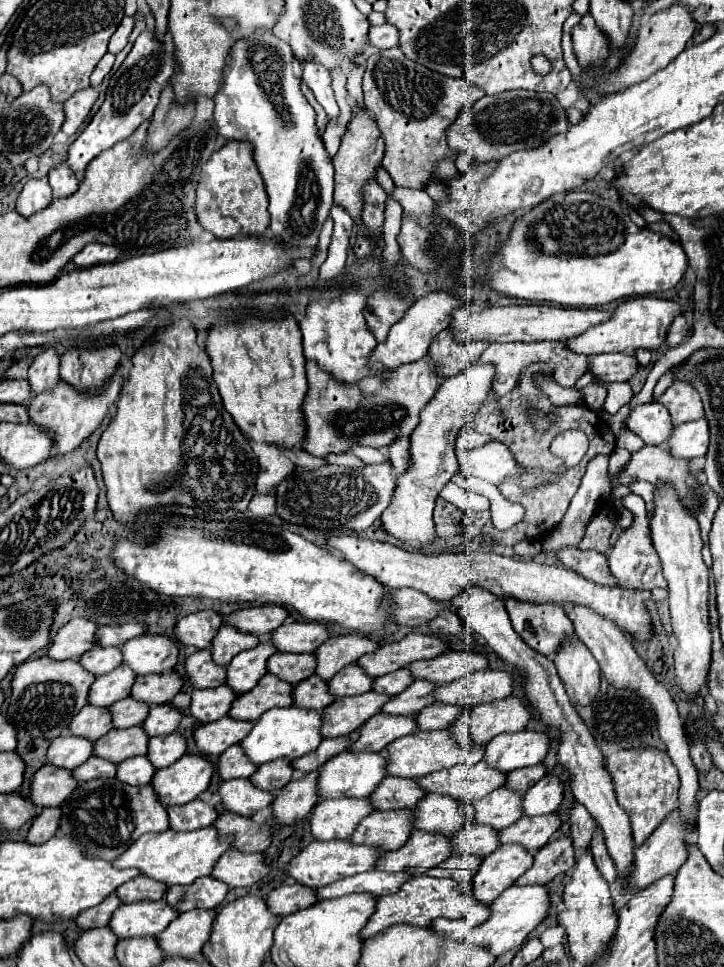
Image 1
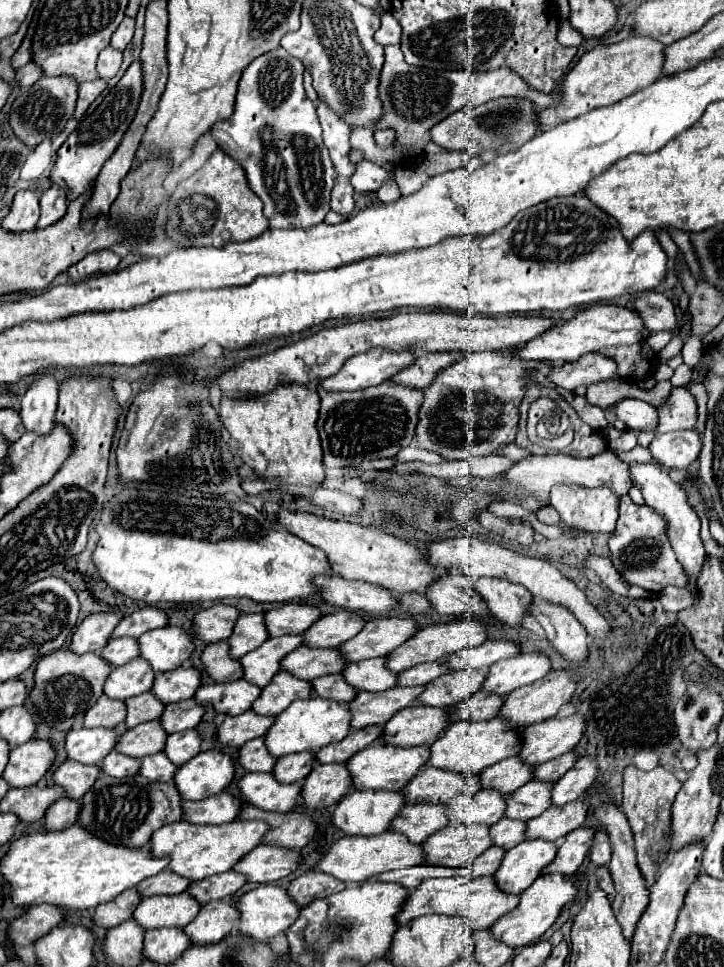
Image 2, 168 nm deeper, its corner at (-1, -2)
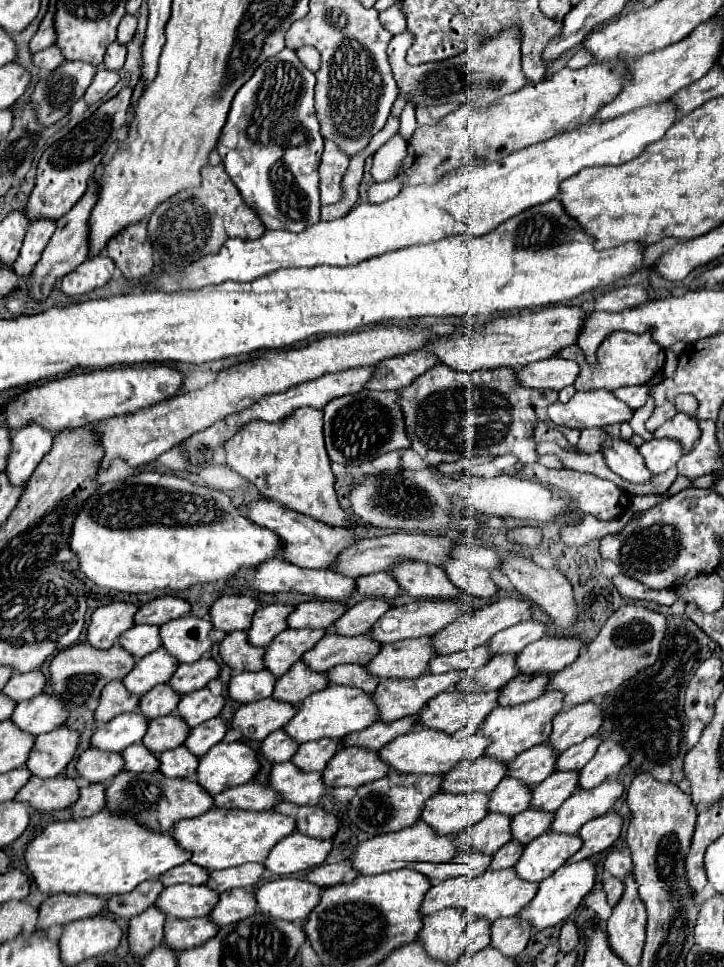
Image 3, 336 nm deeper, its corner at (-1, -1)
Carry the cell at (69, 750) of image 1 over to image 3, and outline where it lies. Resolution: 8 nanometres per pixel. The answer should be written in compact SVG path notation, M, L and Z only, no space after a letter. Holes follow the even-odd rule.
M142 712L118 714L106 724L100 724L92 736L92 746L108 752L122 752L126 746L136 744L148 730L148 718Z

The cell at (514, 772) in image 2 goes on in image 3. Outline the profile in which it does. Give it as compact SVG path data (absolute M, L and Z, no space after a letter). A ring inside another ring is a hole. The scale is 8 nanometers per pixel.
M548 744L532 746L530 750L518 754L514 762L508 764L508 776L518 778L528 786L536 786L556 770L554 768L556 760L558 752L550 750Z

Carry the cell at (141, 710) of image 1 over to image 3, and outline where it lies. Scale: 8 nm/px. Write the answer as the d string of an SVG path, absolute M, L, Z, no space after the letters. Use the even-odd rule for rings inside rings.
M158 684L140 700L140 710L146 718L160 718L168 716L176 710L180 694L170 688L170 684Z

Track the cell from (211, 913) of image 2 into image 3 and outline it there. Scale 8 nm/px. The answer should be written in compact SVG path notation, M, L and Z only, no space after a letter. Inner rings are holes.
M236 888L236 890L228 890L228 892L220 894L220 902L216 904L216 908L212 910L210 916L218 926L228 926L232 922L252 916L254 910L256 910L254 892Z

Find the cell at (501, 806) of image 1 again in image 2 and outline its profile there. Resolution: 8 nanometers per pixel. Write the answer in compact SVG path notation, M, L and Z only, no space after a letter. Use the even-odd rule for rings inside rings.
M528 781L520 789L516 789L510 797L506 797L504 817L530 821L544 813L550 807L550 783Z

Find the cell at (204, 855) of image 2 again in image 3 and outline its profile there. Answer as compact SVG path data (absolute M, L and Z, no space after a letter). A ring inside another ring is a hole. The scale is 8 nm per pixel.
M212 808L196 818L186 818L176 822L174 838L178 846L192 852L192 862L208 870L222 870L240 866L246 862L264 862L268 852L296 830L296 822L290 816L282 816L274 810L254 812L254 810L222 810Z

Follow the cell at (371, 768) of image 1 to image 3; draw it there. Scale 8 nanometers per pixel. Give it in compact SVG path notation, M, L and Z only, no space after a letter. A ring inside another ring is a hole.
M412 730L404 736L398 736L388 746L384 746L380 750L380 758L392 770L402 772L402 774L410 774L410 772L414 772L414 774L446 774L462 760L474 762L476 758L480 758L486 752L488 746L490 746L490 738L486 738L482 734L456 738L452 734L442 734L440 730Z

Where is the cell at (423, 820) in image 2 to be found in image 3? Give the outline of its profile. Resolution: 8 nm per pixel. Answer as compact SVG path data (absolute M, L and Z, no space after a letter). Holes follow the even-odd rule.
M440 792L426 802L422 820L430 824L434 830L438 830L438 834L460 832L488 816L488 800L490 794L480 792L470 794Z

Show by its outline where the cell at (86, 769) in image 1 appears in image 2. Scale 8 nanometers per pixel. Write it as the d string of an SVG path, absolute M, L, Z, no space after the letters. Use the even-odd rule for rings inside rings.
M112 751L110 755L106 755L106 759L102 759L100 763L100 771L104 775L114 775L114 777L126 777L126 775L134 775L140 767L138 759L120 755L116 751Z

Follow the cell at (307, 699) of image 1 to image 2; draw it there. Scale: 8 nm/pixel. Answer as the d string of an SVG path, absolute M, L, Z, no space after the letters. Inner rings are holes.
M340 673L324 675L312 681L312 691L322 699L334 699L336 703L350 703L356 697L356 691L344 681Z

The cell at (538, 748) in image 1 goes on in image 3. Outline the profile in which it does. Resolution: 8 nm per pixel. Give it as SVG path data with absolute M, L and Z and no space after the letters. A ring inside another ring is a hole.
M584 702L580 706L568 708L554 718L554 730L550 736L550 746L558 752L580 744L584 738L594 736L602 726L602 708L596 702Z

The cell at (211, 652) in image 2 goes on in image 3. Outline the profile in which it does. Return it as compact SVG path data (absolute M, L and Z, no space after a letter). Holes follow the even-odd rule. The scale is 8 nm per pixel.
M230 632L220 644L220 656L222 660L240 672L258 672L264 668L264 648L260 646L250 646L248 642L248 632Z

